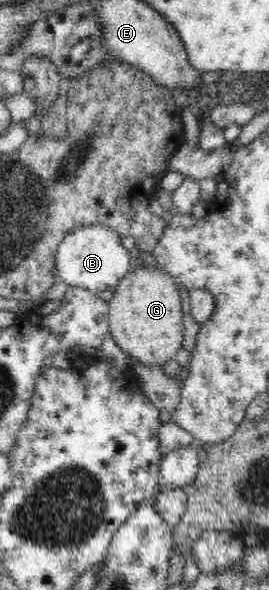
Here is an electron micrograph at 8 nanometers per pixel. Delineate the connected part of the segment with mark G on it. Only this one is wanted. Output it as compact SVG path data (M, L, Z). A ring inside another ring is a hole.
M144 267L136 268L120 280L116 292L109 302L109 334L115 340L121 350L127 356L133 356L139 363L146 366L160 366L168 360L172 360L178 350L182 348L184 336L183 301L179 293L179 284L175 278L160 271L160 268L148 269Z

